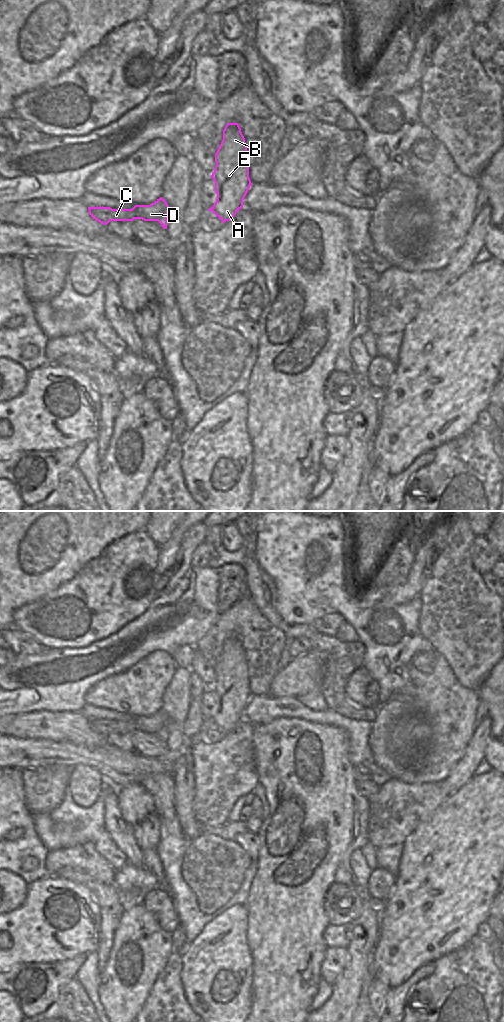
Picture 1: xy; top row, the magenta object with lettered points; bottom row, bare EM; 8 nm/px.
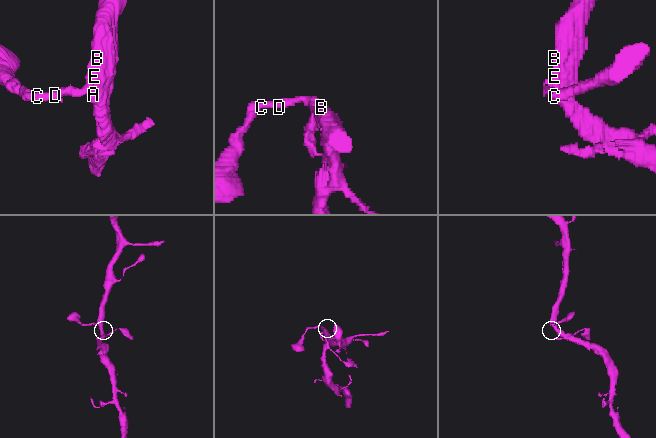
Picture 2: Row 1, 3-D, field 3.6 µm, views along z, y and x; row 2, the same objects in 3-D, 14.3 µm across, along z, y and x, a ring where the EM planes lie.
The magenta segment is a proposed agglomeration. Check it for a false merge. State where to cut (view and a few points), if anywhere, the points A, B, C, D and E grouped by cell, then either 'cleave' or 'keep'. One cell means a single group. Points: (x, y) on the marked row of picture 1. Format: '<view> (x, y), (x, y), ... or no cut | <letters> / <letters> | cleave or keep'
no cut | A B C D E | keep

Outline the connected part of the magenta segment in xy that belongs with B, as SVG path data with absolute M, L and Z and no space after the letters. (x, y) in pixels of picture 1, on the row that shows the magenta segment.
M228 123L225 126L215 162L211 177L215 182L217 200L208 210L224 223L230 221L243 207L243 200L252 185L247 146L238 123Z

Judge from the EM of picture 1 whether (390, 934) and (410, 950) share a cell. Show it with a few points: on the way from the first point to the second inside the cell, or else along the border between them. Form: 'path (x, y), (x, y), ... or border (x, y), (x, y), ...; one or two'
path (395, 935), (405, 945); one

